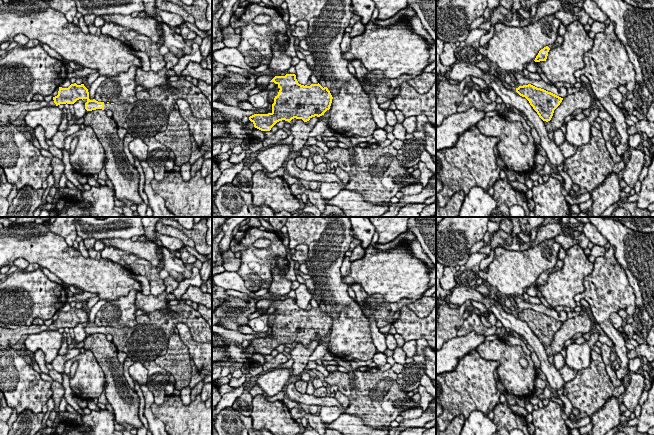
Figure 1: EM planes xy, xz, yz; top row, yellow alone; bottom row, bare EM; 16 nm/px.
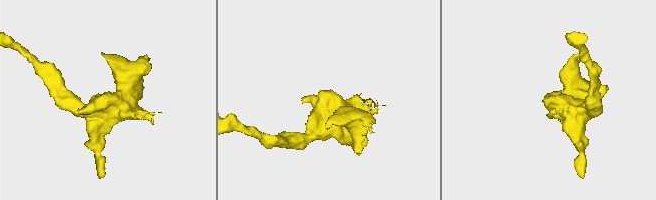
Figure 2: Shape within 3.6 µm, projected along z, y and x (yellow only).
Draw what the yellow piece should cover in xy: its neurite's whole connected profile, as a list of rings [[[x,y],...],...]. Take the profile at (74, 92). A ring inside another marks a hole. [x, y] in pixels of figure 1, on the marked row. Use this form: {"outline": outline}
{"outline": [[[187,80],[169,82],[168,86],[174,90],[163,90],[154,87],[147,99],[137,100],[134,103],[117,105],[114,103],[98,102],[89,99],[88,89],[84,84],[71,84],[68,88],[59,87],[58,95],[47,101],[22,102],[16,105],[0,103],[0,121],[11,124],[19,118],[23,111],[37,110],[45,106],[58,106],[60,104],[74,104],[79,99],[86,99],[85,109],[111,110],[113,119],[118,127],[123,127],[133,138],[145,139],[155,137],[167,128],[169,113],[174,110],[178,99],[186,100],[196,118],[212,117],[212,104],[206,96]]]}

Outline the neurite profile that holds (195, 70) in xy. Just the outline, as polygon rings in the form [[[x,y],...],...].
[[[189,62],[181,74],[182,76],[191,76],[194,79],[205,81],[207,84],[212,83],[212,71],[203,68],[200,63]]]

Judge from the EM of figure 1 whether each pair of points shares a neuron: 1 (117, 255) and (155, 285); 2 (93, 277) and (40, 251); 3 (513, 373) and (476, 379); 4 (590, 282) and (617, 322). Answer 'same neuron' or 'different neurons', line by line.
1: same neuron
2: same neuron
3: different neurons
4: different neurons

